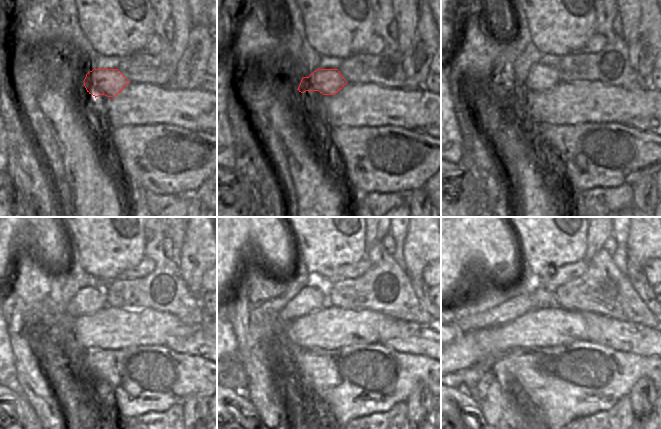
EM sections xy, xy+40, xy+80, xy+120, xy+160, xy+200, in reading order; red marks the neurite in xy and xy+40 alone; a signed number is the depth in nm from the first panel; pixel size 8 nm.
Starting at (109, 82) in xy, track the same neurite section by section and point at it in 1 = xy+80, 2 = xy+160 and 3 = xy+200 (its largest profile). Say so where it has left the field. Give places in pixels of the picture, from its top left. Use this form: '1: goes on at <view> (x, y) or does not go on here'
1: goes on at xy+80 (541, 77)
2: goes on at xy+160 (312, 297)
3: goes on at xy+200 (517, 306)

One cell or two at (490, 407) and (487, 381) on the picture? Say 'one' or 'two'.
one

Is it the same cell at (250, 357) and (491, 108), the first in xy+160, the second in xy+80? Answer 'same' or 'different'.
different

